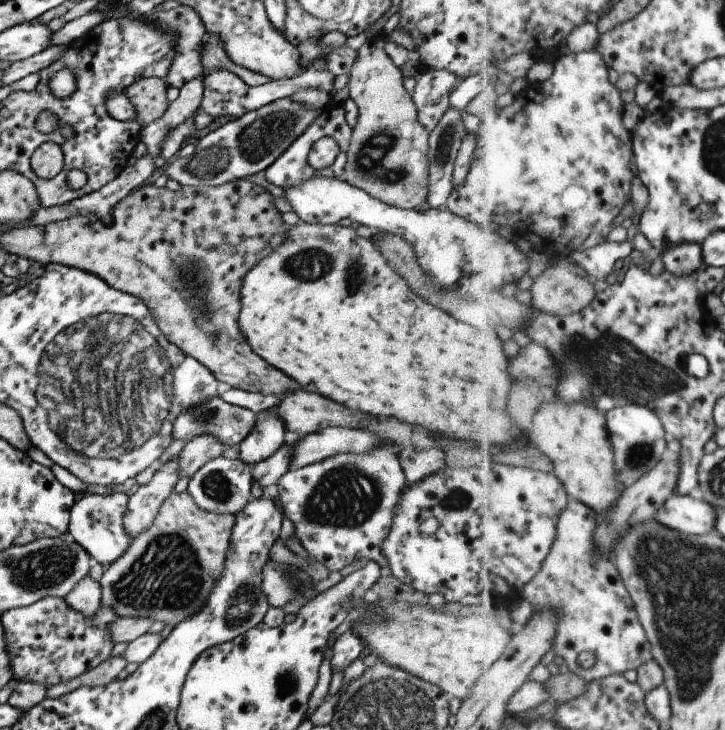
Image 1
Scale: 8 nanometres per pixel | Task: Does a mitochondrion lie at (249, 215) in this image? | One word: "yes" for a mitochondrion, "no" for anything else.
no

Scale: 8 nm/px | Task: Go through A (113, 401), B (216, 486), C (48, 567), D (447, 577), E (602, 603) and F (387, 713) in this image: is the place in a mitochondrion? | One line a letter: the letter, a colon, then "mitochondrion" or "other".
A: mitochondrion
B: mitochondrion
C: mitochondrion
D: other
E: other
F: mitochondrion

